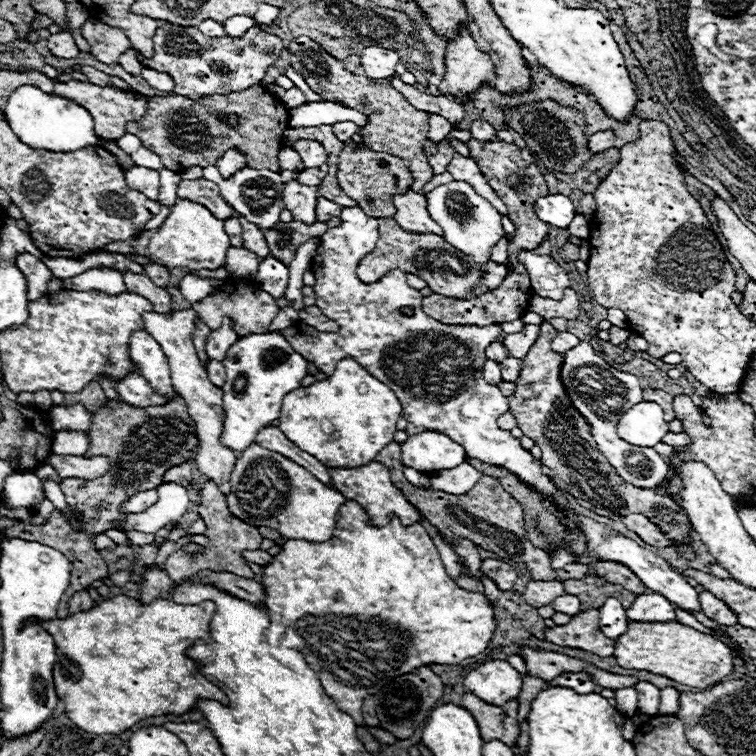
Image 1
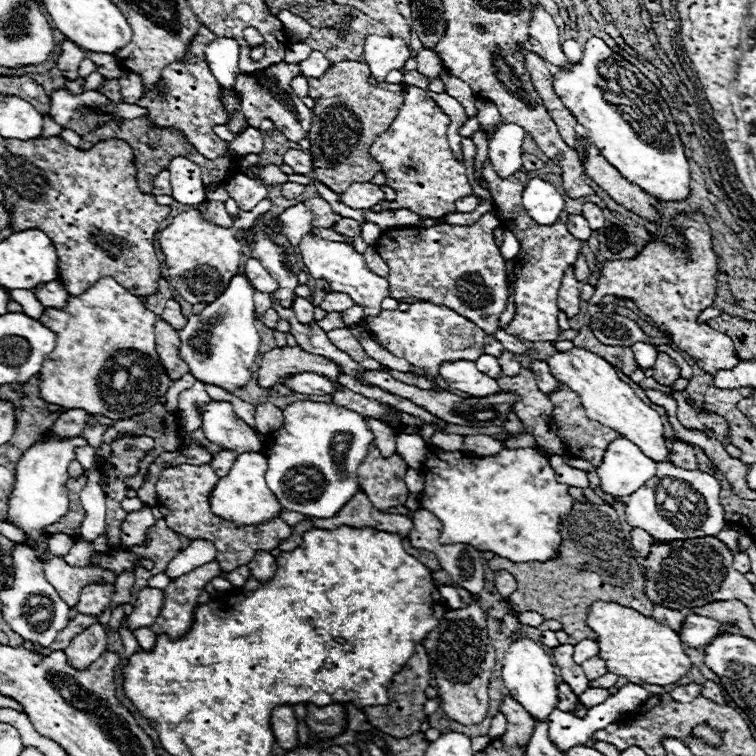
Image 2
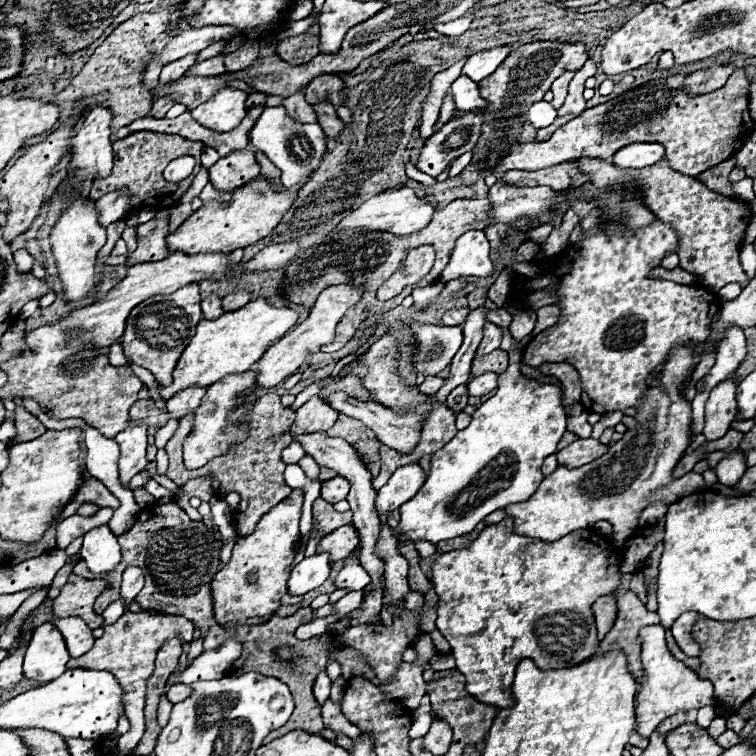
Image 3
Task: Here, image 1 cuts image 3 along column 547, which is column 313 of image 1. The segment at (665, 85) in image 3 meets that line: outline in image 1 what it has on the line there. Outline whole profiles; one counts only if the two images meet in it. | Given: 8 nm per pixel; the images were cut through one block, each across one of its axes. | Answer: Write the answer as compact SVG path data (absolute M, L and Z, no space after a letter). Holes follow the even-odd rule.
M298 140L292 144L292 148L296 148L296 152L300 154L304 168L318 168L326 164L326 152L316 140Z

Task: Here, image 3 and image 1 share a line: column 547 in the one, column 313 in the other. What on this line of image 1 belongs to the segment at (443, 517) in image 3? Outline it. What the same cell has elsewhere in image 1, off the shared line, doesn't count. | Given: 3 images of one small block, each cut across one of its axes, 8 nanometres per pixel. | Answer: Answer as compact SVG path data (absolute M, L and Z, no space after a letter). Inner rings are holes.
M344 358L338 362L330 378L314 382L312 386L306 388L302 386L296 392L284 396L278 428L294 446L314 456L326 468L356 468L372 462L376 454L394 440L396 422L400 416L402 416L402 404L398 402L396 394L378 378L374 378L366 368L362 368L356 360Z

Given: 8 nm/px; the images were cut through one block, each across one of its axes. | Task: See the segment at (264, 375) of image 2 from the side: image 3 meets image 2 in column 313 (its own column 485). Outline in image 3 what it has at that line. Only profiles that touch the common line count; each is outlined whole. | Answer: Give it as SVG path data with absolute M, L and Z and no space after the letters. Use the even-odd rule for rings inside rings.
M492 350L490 354L476 356L472 362L471 375L480 376L486 372L502 374L508 368L508 352L506 350Z

